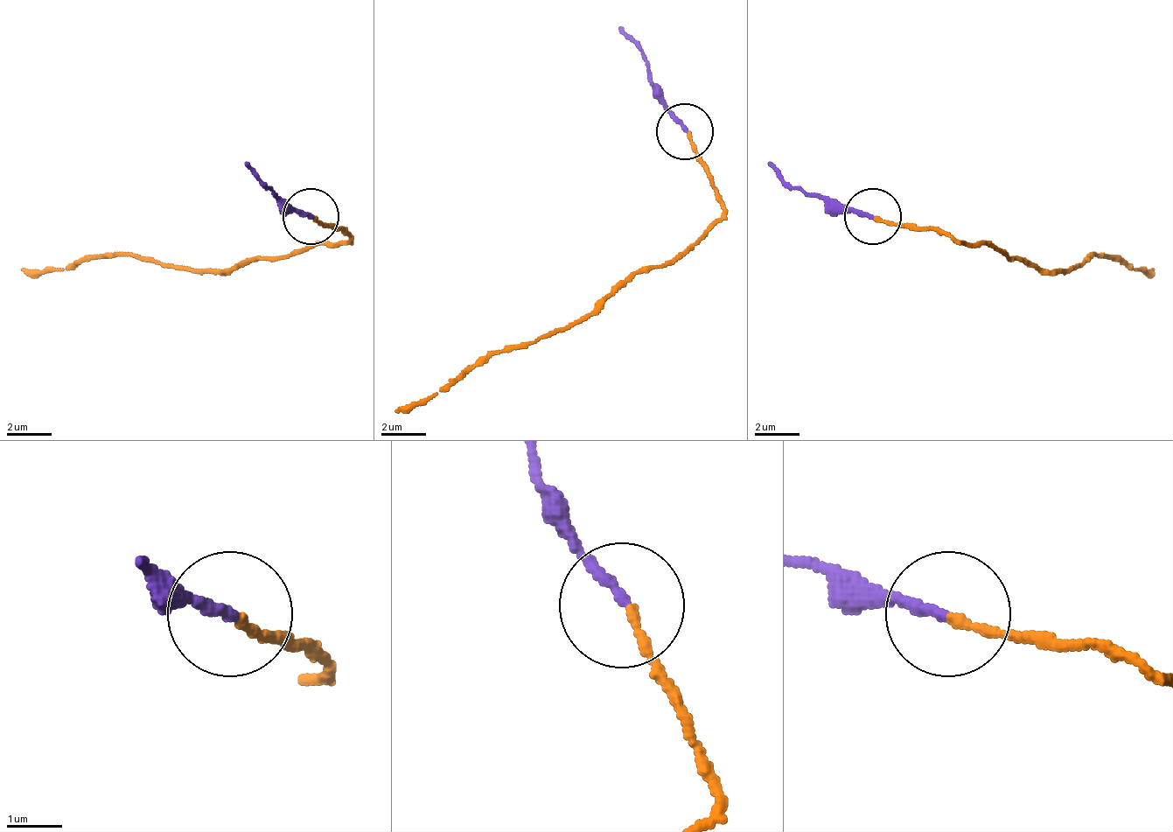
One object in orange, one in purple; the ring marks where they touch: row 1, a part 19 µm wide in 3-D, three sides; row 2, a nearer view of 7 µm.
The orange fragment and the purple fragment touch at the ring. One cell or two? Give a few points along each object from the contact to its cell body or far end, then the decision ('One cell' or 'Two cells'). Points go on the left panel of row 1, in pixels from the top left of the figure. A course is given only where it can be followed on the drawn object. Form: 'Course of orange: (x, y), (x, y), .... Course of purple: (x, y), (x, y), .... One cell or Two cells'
Course of orange: (315, 217), (348, 234), (331, 245), (287, 256), (259, 256), (213, 268), (118, 256), (22, 268). Course of purple: (309, 217), (269, 189), (247, 161). One cell

